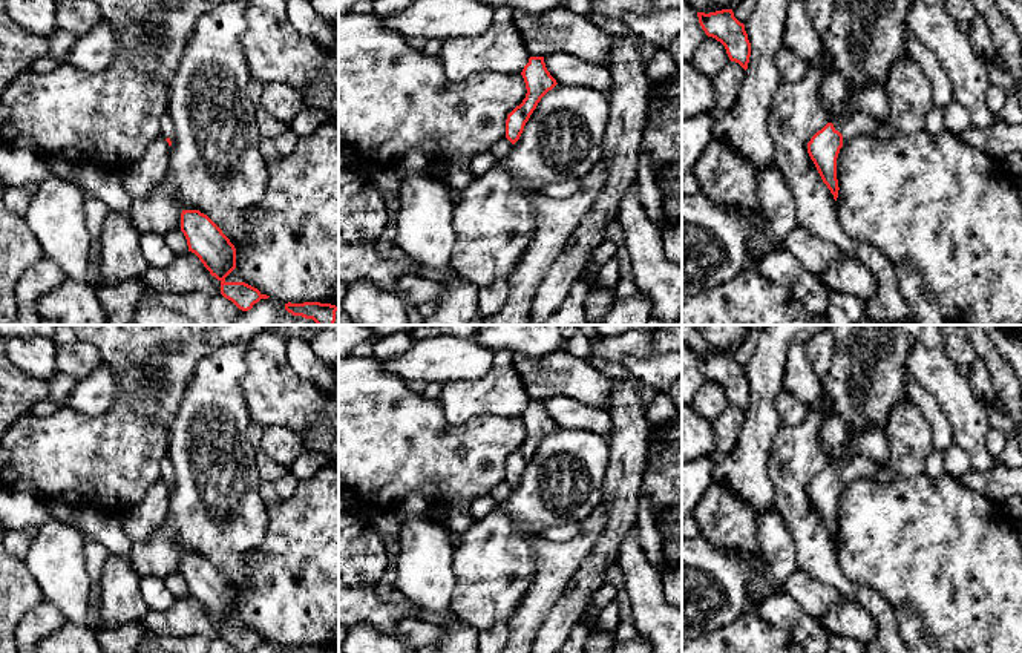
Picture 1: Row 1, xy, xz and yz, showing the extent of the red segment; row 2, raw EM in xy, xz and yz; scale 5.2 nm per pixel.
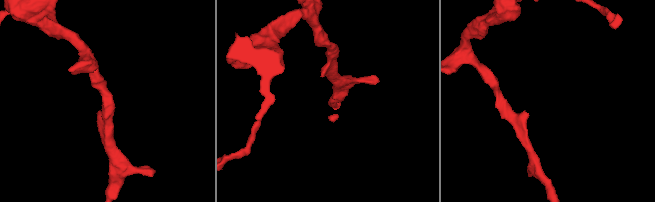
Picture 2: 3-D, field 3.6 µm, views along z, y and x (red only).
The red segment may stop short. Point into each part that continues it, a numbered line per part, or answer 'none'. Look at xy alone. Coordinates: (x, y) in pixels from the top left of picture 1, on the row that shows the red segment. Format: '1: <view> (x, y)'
1: xy (166, 126)

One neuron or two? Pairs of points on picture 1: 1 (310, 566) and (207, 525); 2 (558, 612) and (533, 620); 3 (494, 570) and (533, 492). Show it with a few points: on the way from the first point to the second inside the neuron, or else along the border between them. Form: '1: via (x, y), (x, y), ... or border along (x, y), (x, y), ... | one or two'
1: border along (267, 511), (264, 540), (247, 557), (247, 580) | two
2: border along (567, 584), (533, 636) | two
3: via (495, 551), (504, 532), (524, 512) | one

